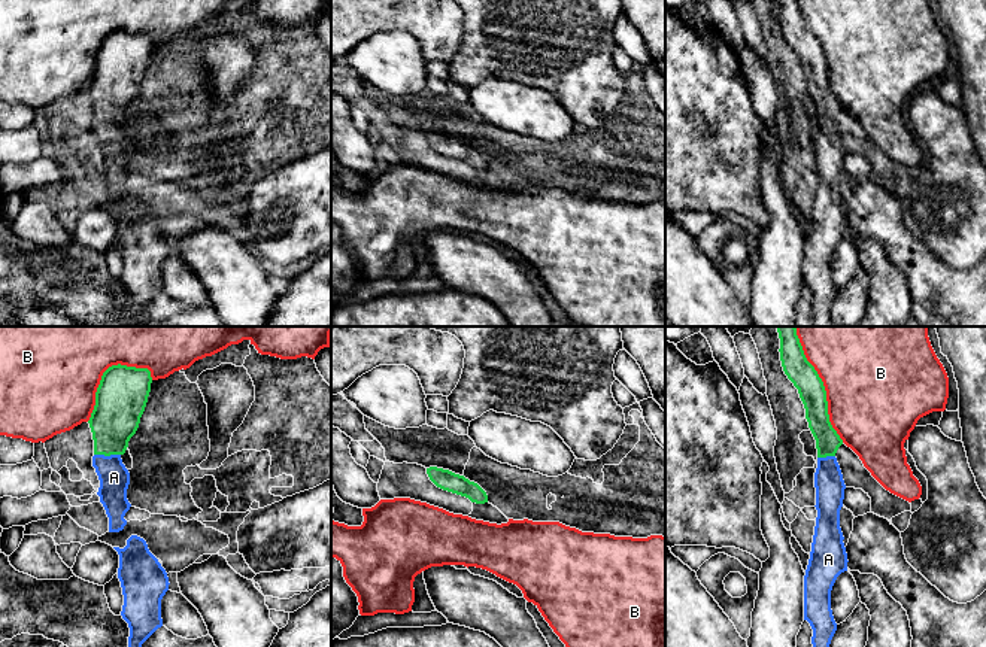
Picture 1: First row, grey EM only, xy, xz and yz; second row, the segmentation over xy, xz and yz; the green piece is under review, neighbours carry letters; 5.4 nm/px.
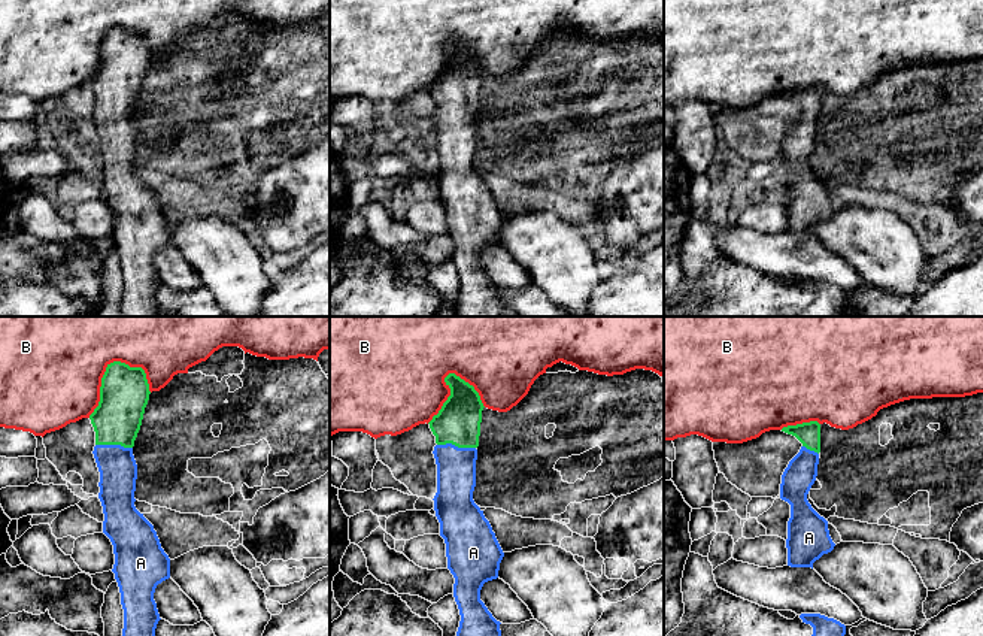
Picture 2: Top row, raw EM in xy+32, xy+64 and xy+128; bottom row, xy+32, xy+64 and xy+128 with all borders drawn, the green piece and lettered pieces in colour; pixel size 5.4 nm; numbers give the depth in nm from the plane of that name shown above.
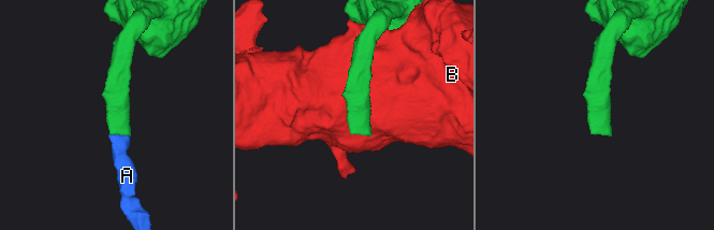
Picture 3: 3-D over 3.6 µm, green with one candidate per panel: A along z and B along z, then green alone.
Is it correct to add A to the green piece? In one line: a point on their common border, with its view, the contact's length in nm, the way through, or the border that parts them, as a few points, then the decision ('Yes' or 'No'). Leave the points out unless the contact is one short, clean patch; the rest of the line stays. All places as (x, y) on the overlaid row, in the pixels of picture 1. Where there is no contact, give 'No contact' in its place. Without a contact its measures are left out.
Touches green at xy (108, 455). Shared border 140 nm. Yes

